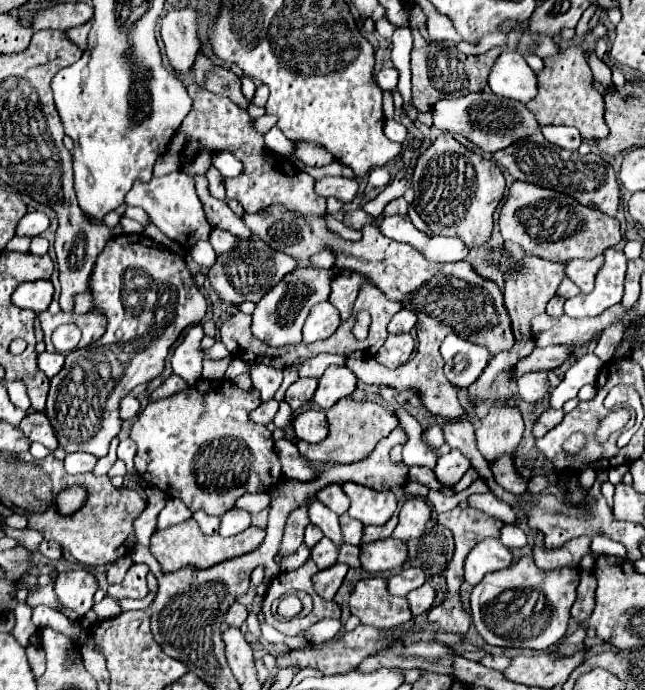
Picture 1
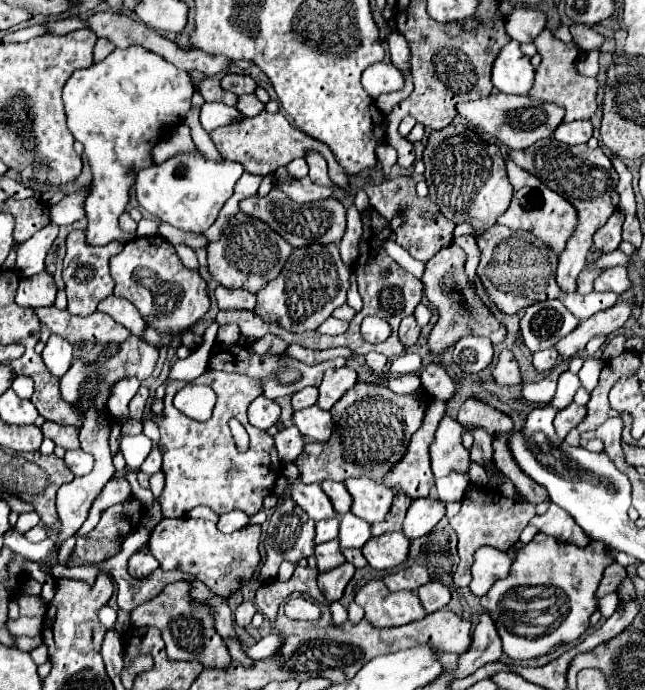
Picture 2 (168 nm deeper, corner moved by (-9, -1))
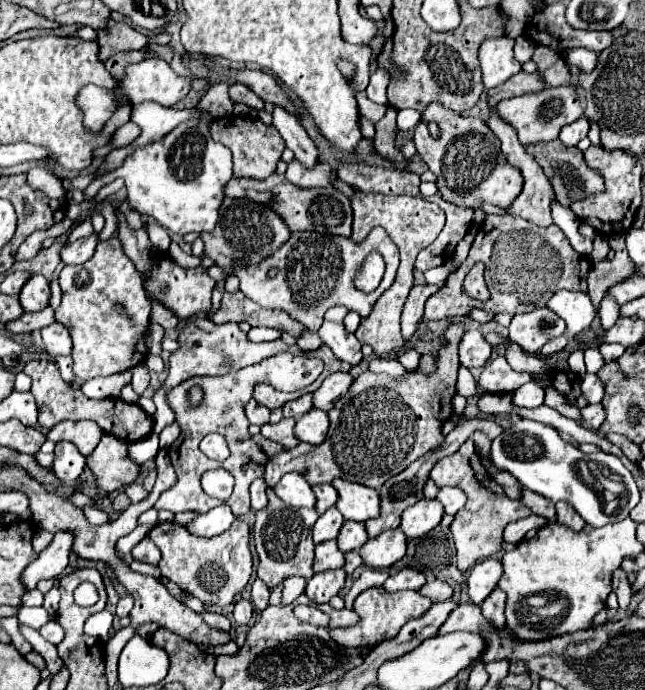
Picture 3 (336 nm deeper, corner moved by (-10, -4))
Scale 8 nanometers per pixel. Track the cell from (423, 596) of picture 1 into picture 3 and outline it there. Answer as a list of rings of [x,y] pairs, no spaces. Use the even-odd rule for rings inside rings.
[[[428,581],[420,589],[420,593],[424,597],[432,599],[432,603],[442,603],[442,601],[446,601],[446,599],[452,597],[452,587],[448,583],[444,583],[444,581]]]

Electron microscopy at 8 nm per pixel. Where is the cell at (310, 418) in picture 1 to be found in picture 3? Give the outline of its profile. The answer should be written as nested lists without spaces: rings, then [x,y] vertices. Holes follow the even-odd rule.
[[[314,407],[296,419],[296,437],[298,437],[298,441],[310,443],[310,445],[320,445],[326,439],[328,427],[330,427],[328,415]]]

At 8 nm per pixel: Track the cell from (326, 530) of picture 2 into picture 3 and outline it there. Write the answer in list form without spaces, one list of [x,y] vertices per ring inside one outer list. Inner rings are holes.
[[[328,509],[324,515],[318,517],[318,521],[314,523],[314,543],[324,543],[324,541],[330,541],[330,539],[336,539],[338,537],[338,531],[344,523],[344,517],[338,513],[338,509]]]

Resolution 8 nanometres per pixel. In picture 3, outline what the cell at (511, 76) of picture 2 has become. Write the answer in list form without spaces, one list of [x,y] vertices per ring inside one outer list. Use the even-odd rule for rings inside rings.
[[[496,37],[486,39],[480,49],[480,69],[482,69],[482,81],[486,89],[494,89],[498,85],[504,85],[510,77],[522,71],[522,65],[514,59],[514,39],[510,37]]]

